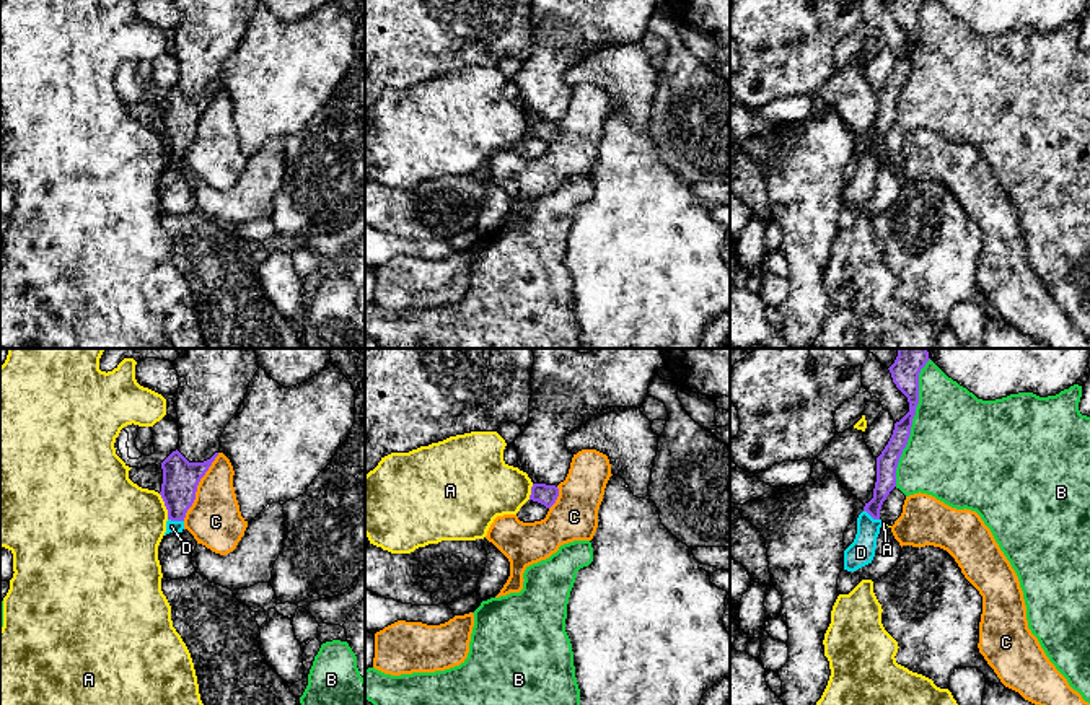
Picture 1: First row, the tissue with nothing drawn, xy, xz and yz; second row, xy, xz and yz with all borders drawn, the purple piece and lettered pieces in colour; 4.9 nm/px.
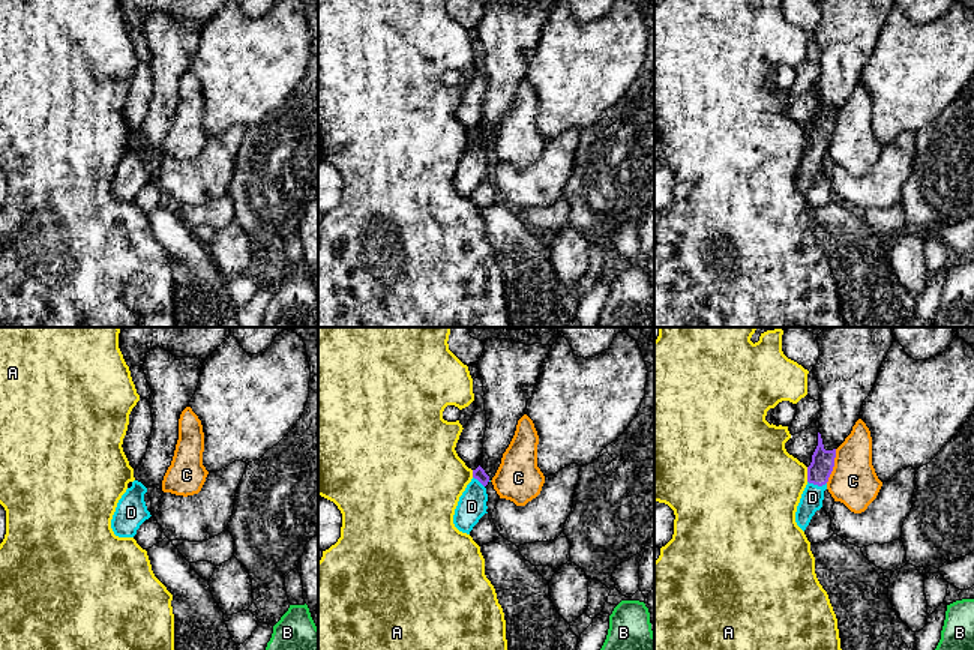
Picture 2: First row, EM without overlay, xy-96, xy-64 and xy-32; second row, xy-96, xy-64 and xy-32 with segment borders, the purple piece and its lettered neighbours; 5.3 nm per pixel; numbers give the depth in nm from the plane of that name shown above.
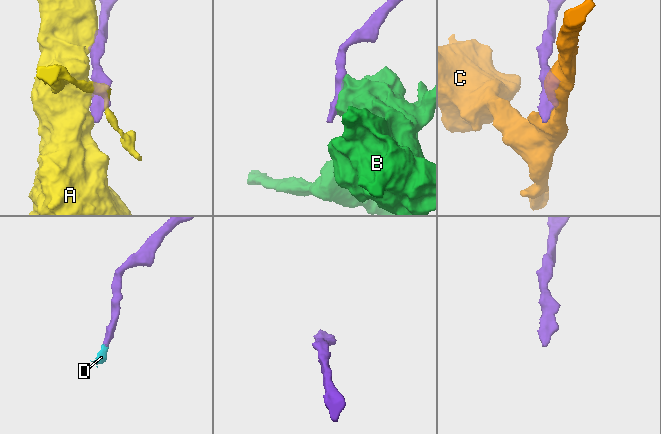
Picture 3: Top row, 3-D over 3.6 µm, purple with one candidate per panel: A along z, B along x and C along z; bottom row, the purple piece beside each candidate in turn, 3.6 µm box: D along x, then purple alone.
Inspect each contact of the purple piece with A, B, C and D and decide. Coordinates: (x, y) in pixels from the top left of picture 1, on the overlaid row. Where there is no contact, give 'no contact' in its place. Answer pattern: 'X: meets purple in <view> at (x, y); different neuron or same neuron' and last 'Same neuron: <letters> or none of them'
A: meets purple in xy at (165, 505); different neuron
B: meets purple in yz at (911, 422); different neuron
C: meets purple in xy at (196, 487); different neuron
D: meets purple in xy at (176, 520); same neuron
Same neuron: D

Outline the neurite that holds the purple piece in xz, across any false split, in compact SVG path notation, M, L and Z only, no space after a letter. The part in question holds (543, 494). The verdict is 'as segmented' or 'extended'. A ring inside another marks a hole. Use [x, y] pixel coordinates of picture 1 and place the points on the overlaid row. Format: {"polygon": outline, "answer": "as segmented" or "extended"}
{"polygon": "M533 484L530 500L551 508L559 497L559 488L556 485Z", "answer": "as segmented"}

